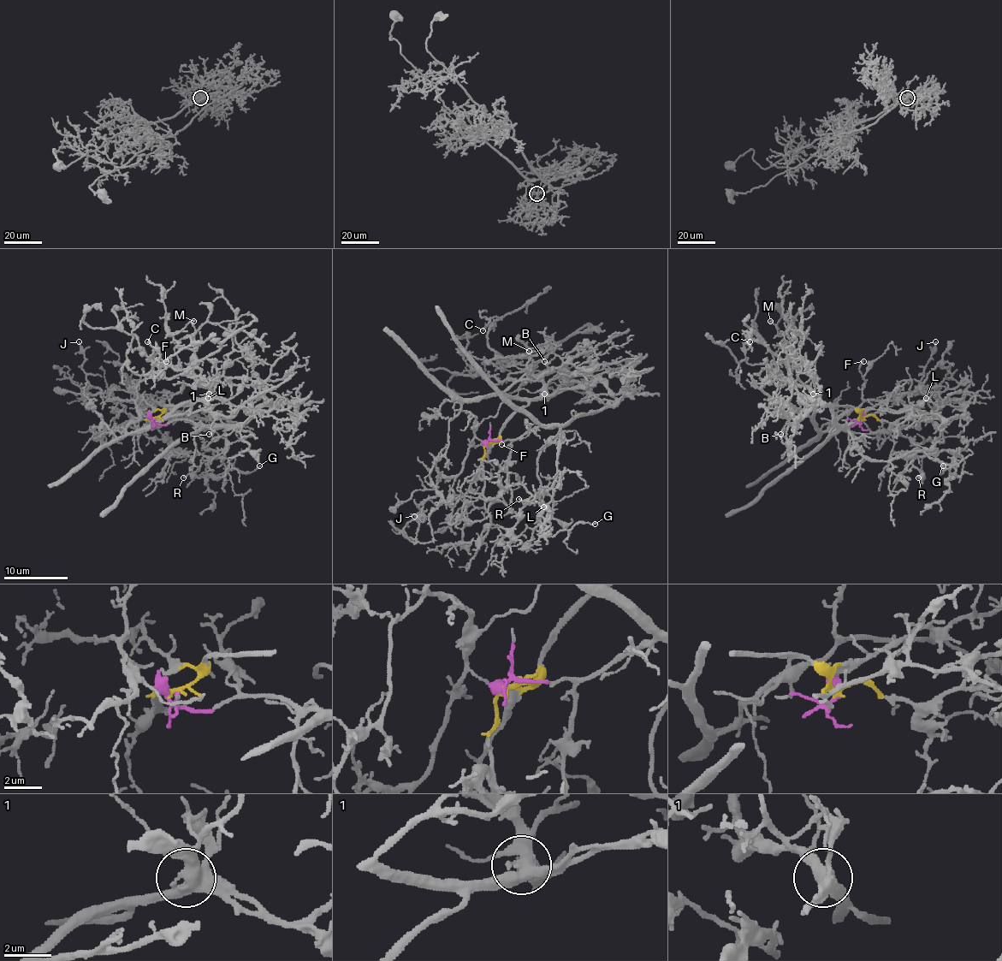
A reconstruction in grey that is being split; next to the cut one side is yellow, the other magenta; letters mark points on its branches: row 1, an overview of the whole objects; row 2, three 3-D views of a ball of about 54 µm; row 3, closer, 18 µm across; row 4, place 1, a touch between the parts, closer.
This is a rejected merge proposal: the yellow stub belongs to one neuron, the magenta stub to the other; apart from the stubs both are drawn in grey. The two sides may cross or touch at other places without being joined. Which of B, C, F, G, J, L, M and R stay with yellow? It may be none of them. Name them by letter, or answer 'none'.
B, C, F, J, M

